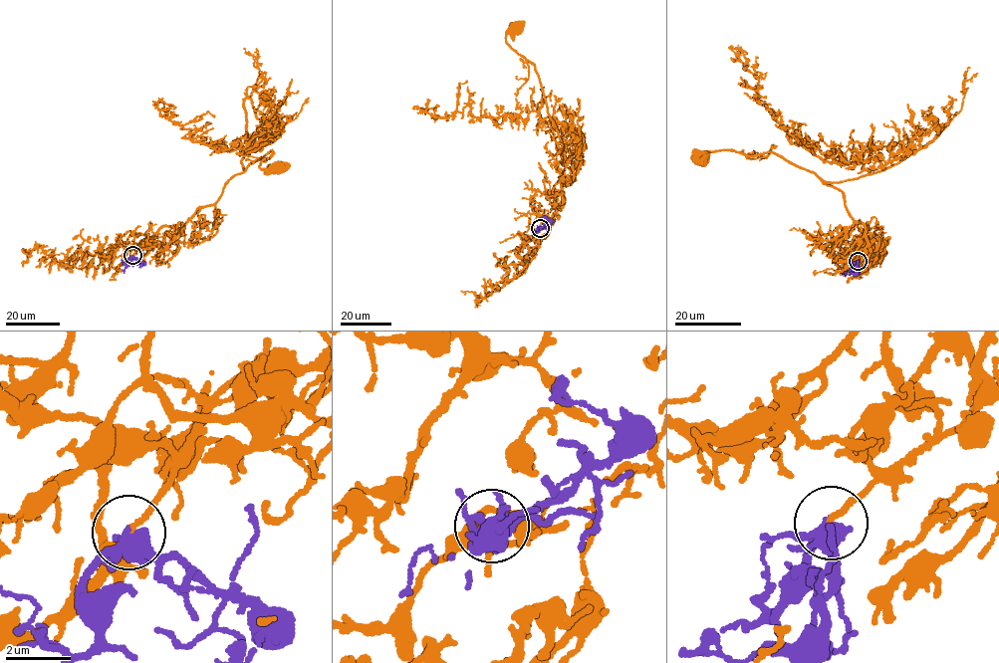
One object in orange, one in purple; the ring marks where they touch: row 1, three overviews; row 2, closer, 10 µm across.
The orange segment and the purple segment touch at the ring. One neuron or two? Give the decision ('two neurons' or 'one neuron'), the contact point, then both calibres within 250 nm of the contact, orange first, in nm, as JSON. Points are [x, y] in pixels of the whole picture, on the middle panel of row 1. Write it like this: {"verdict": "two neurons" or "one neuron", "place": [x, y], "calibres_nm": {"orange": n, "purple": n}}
{"verdict": "one neuron", "place": [540, 228], "calibres_nm": {"orange": 150, "purple": 360}}

